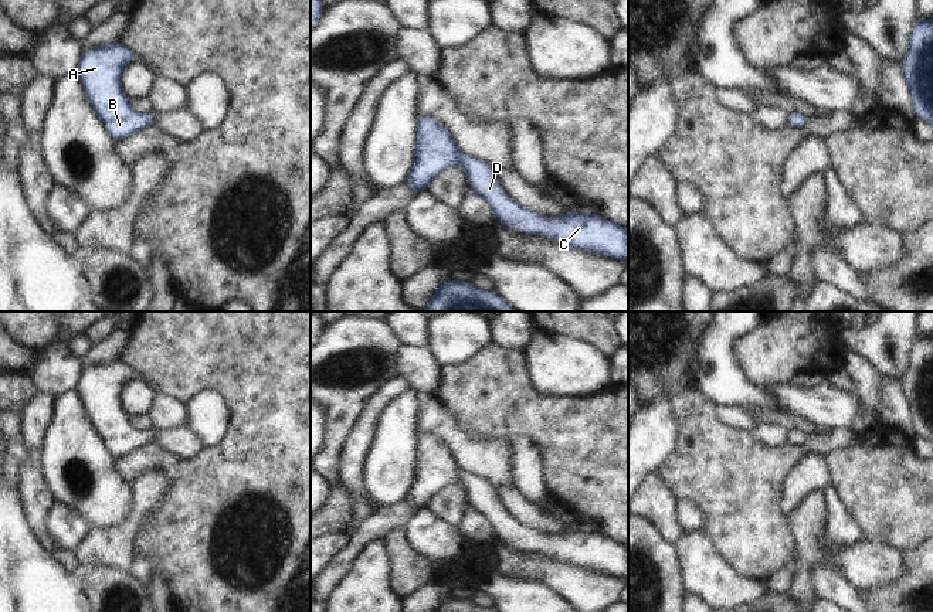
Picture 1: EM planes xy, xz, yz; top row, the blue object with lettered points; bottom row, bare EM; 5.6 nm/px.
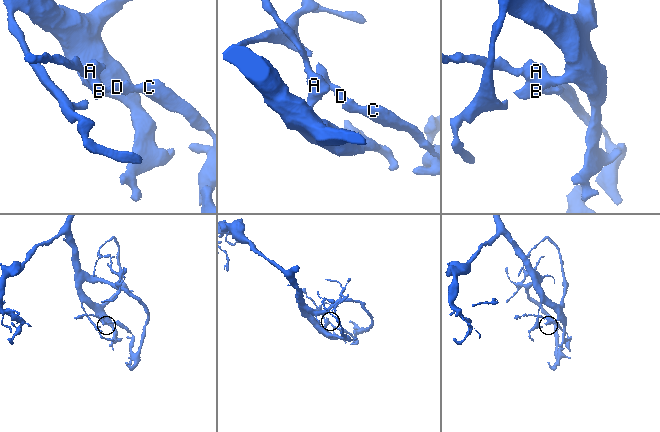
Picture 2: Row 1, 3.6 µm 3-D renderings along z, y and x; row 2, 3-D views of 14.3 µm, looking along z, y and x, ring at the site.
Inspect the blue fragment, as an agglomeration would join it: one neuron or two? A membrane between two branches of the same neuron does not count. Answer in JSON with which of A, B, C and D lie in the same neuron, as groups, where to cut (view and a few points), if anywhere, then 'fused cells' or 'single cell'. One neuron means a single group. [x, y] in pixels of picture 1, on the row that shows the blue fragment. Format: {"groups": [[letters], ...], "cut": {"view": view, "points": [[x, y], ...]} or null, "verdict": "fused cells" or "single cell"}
{"groups": [["A", "B", "C", "D"]], "cut": null, "verdict": "single cell"}

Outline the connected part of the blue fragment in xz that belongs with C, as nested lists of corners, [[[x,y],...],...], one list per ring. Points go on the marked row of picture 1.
[[[420,116],[414,163],[406,178],[406,184],[414,196],[427,191],[430,183],[455,163],[459,163],[468,173],[468,187],[489,204],[493,221],[519,232],[547,237],[581,251],[622,262],[628,259],[627,228],[598,214],[569,211],[563,217],[544,217],[519,205],[501,188],[485,162],[461,153],[452,135],[444,126],[435,119]]]

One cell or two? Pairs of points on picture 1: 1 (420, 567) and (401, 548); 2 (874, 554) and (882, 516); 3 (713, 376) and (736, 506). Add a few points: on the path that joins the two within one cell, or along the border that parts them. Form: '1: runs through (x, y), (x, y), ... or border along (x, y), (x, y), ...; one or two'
1: runs through (416, 563), (406, 553); one
2: border along (865, 540), (874, 544), (886, 544), (901, 553); two
3: border along (692, 386), (702, 390), (719, 405); two

